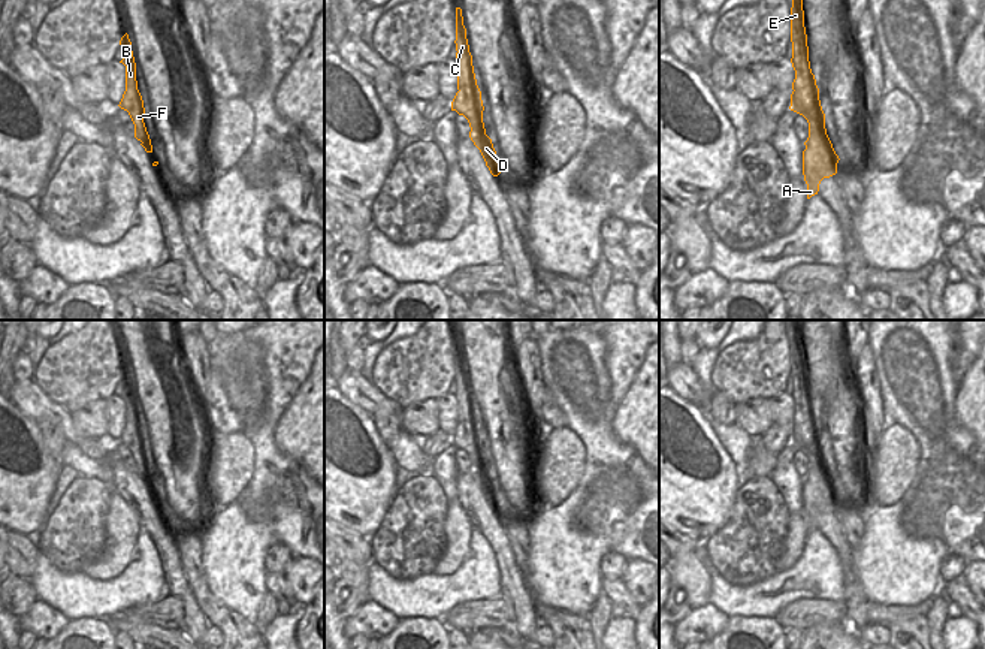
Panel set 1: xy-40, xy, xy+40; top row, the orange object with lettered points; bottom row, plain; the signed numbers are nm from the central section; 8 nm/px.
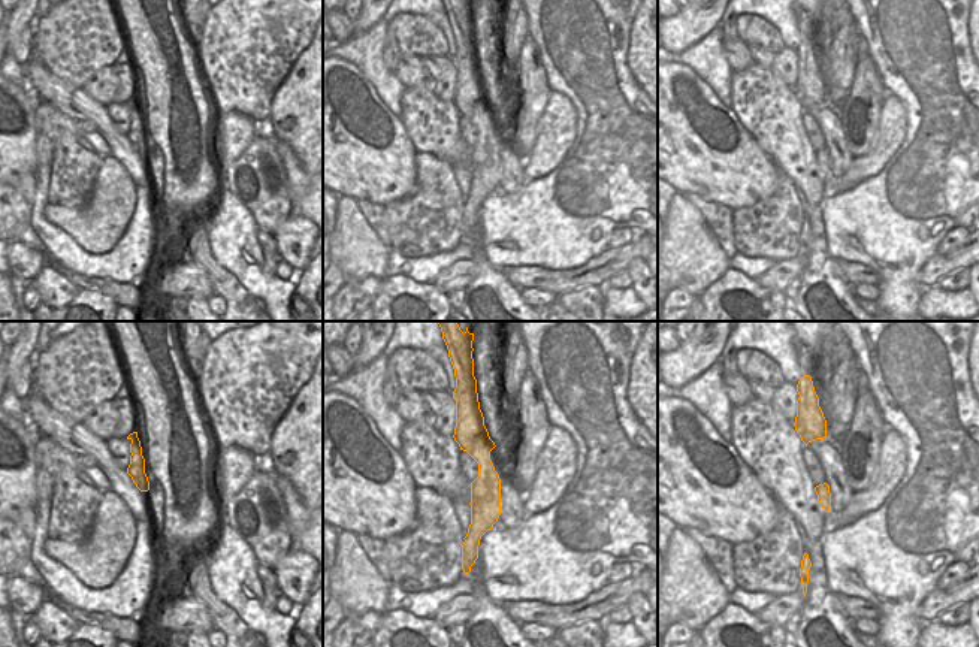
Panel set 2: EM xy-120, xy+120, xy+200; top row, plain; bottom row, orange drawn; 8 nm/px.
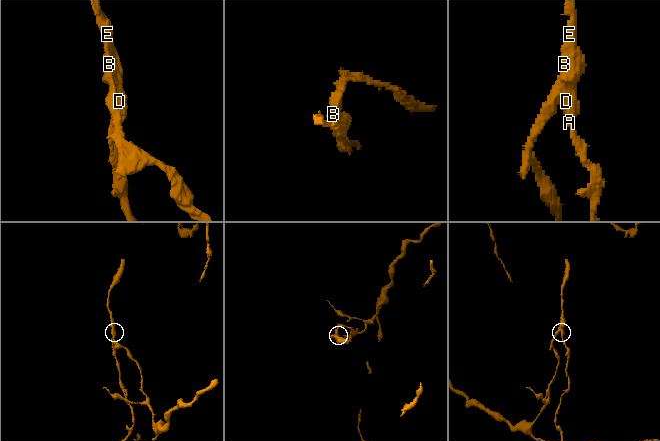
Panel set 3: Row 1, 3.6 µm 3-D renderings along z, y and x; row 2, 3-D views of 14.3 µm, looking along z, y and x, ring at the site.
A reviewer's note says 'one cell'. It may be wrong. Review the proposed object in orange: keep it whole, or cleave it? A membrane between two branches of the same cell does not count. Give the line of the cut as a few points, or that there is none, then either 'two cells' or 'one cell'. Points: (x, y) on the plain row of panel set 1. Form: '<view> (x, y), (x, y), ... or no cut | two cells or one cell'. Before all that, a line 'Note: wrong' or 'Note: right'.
Note: wrong
xy (483, 443), (476, 447), (476, 470) | two cells

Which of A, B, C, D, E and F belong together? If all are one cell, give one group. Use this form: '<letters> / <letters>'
A B C D E / F

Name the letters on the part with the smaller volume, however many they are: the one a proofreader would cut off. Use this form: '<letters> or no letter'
A, B, C, D, E

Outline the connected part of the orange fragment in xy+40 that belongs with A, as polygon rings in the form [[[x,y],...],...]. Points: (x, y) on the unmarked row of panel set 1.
[[[815,435],[813,441],[815,444],[809,449],[807,455],[810,459],[809,473],[804,477],[806,485],[803,486],[803,510],[807,519],[807,534],[818,529],[824,513],[837,508],[837,498],[840,495],[827,470],[821,435]]]

